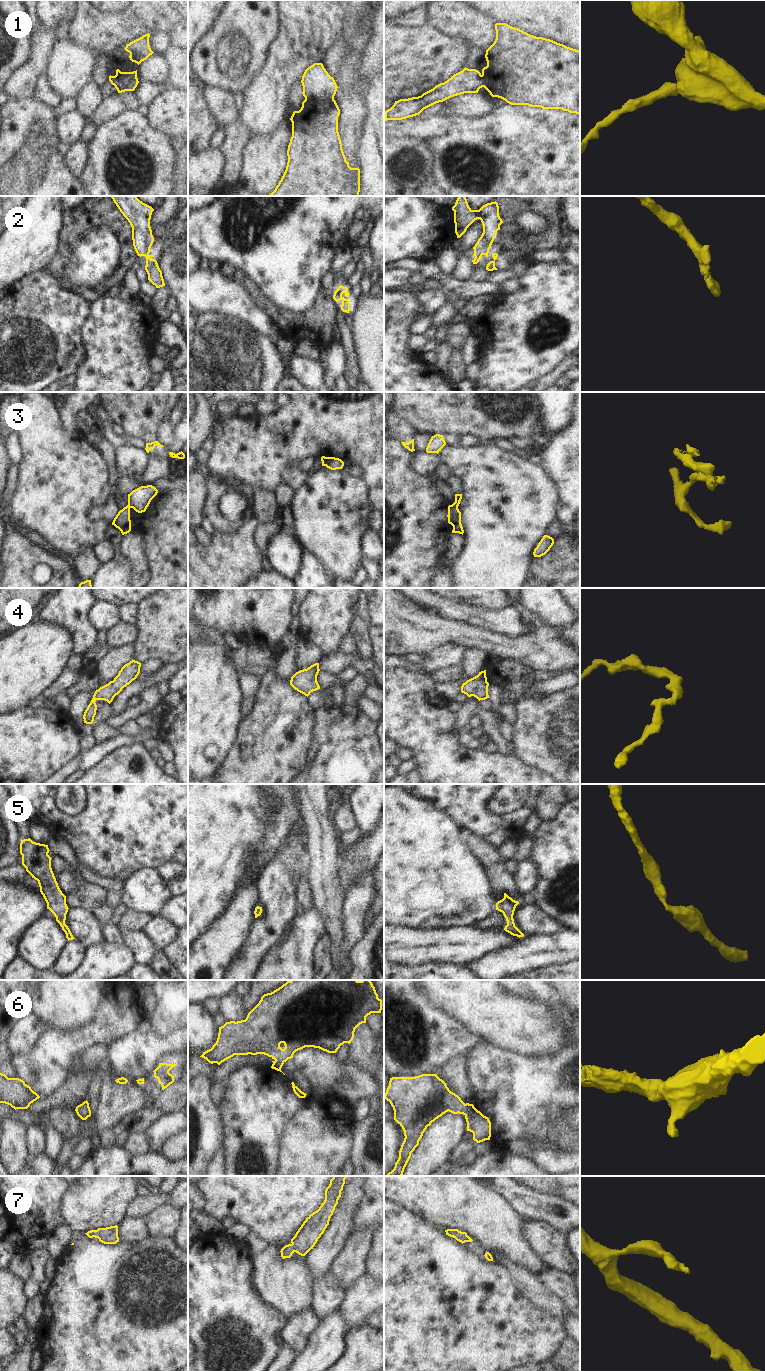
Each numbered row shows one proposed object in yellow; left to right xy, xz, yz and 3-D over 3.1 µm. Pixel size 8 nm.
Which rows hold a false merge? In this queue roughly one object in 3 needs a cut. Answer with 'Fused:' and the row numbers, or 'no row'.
Fused: 1, 3

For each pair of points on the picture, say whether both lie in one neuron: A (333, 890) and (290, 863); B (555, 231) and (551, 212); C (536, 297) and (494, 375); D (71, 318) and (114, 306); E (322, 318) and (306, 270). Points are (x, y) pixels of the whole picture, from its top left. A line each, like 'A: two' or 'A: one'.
A: two
B: one
C: one
D: two
E: two

